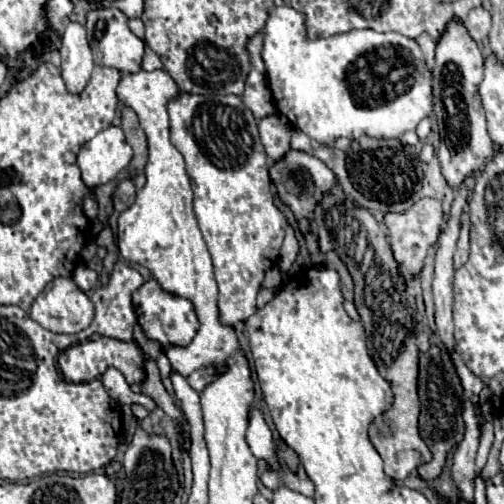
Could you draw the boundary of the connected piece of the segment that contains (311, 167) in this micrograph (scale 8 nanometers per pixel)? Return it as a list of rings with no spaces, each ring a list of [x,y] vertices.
[[[291,149],[281,161],[271,163],[269,175],[271,175],[271,181],[277,187],[277,193],[279,193],[281,201],[291,207],[291,211],[295,213],[295,217],[297,217],[297,221],[301,225],[301,231],[307,233],[307,229],[309,229],[307,213],[311,213],[315,209],[315,205],[321,201],[323,193],[327,193],[335,185],[333,171],[323,161],[313,157],[311,153],[303,153],[303,151],[293,151]]]

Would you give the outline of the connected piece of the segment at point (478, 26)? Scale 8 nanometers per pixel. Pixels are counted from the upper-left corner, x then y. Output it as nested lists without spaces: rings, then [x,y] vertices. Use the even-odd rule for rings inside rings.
[[[477,7],[477,9],[471,9],[467,19],[465,19],[465,27],[469,31],[469,37],[477,43],[481,43],[489,31],[491,31],[491,13],[483,7]]]

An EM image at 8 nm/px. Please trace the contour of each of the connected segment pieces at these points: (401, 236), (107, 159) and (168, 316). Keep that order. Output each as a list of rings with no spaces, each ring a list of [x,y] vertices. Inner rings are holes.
[[[423,197],[401,213],[387,211],[383,221],[385,221],[385,227],[389,231],[391,251],[393,251],[393,257],[397,261],[397,265],[399,265],[399,275],[403,277],[403,283],[407,283],[411,277],[419,277],[421,271],[423,271],[427,249],[433,243],[437,243],[437,239],[439,239],[439,231],[441,231],[441,223],[443,223],[443,205],[441,205],[441,201],[433,199],[433,197]]]
[[[107,127],[99,131],[91,141],[87,141],[79,155],[77,165],[81,169],[83,183],[93,189],[97,185],[105,185],[115,175],[129,165],[133,157],[131,145],[125,141],[121,127]]]
[[[151,277],[149,281],[145,281],[131,295],[131,301],[133,301],[135,315],[137,315],[137,323],[141,325],[141,329],[145,331],[145,335],[151,341],[157,341],[163,349],[169,349],[169,347],[187,347],[193,341],[193,337],[195,337],[195,333],[199,329],[199,321],[197,321],[195,307],[185,297],[179,297],[179,295],[163,291],[159,287],[159,283]]]

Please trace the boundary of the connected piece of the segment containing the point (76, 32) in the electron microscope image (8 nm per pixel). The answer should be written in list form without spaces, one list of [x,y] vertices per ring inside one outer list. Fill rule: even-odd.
[[[69,21],[65,31],[61,33],[61,73],[67,83],[67,89],[71,93],[79,93],[93,71],[93,57],[91,47],[87,43],[87,31],[83,29],[83,23]]]

